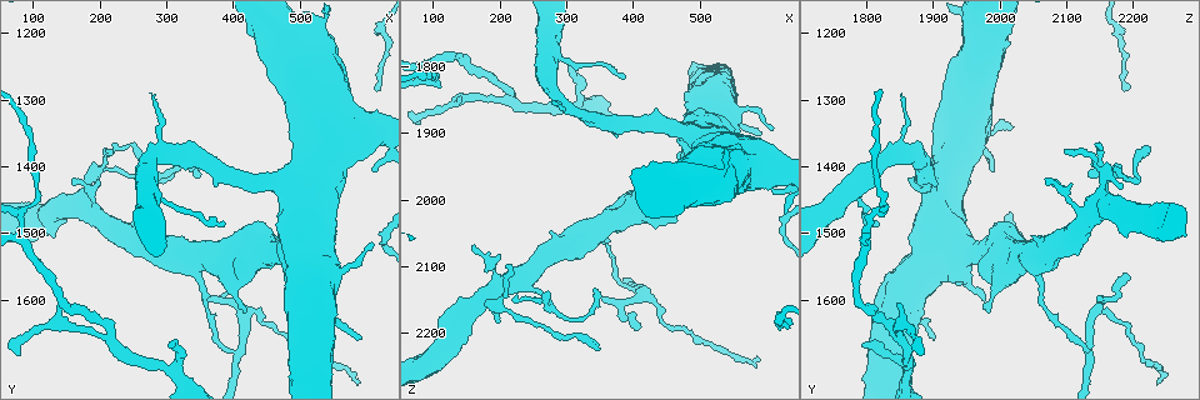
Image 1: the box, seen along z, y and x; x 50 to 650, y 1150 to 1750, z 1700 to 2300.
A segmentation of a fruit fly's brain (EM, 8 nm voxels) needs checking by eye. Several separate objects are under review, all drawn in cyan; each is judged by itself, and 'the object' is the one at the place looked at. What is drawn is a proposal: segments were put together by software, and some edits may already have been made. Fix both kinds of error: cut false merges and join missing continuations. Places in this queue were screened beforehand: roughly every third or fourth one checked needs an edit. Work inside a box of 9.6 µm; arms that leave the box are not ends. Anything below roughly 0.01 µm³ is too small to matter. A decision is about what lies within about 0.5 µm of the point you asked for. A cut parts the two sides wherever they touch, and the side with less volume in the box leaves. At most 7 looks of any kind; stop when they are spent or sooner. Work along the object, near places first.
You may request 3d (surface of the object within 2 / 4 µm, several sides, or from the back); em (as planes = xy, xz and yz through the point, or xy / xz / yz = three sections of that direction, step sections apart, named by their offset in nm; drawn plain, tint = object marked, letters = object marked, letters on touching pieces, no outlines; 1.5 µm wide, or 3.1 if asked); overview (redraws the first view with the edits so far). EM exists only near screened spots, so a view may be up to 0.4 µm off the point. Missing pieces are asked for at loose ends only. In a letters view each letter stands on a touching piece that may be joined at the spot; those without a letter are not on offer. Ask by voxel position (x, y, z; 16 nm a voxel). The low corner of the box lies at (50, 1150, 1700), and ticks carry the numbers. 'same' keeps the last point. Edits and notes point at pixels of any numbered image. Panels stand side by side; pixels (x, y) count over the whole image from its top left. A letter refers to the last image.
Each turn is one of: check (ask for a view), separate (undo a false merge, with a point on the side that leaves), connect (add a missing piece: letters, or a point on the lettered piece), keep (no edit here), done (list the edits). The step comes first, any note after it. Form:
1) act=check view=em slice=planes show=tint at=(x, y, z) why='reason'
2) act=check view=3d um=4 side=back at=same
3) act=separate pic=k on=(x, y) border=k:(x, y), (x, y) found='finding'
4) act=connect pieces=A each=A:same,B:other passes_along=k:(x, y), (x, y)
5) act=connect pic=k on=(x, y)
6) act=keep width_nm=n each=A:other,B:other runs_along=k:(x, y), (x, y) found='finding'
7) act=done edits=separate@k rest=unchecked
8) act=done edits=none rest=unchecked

act=check view=3d um=4 at=(280, 1285, 1850) why='an open end'

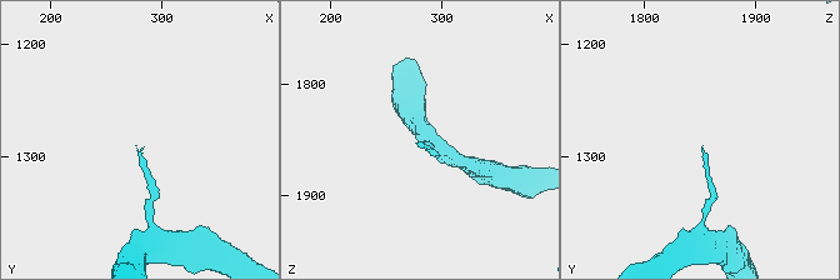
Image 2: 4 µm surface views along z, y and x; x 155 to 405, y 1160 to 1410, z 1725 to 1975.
act=check view=em slice=xy step=8 show=letters at=(278, 1288, 1854) why='shape alone is not enough'

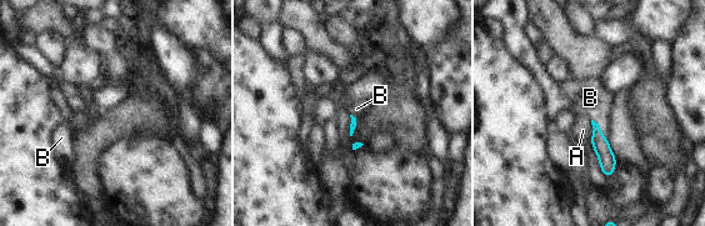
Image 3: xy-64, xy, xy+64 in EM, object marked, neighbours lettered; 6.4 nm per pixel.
act=connect pieces=B each=A:other,B:same passes_along=3:(606, 159), (600, 130), (590, 98) found='the neuron continues'

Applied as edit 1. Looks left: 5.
act=check view=overview why='see it whole again'

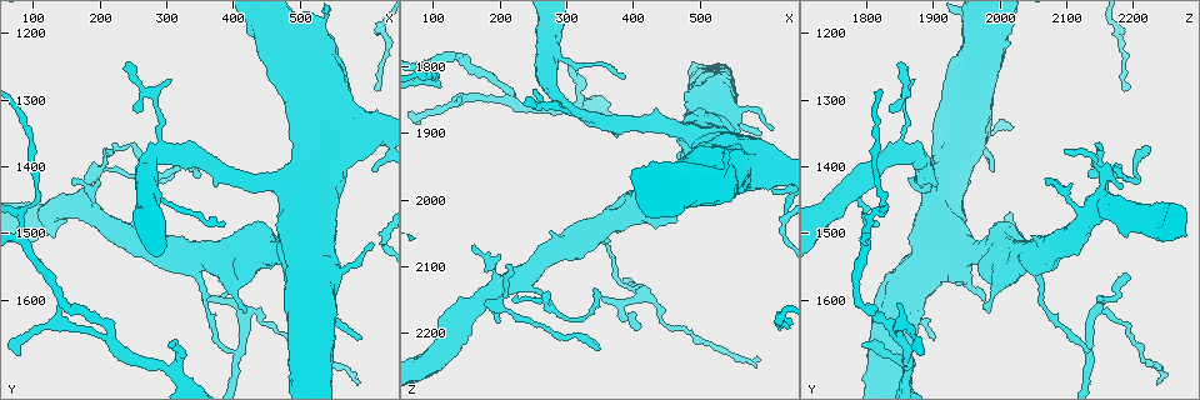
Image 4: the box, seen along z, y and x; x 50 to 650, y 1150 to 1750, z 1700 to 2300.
act=check view=em slice=yz step=8 show=letters at=(220, 1365, 2150)

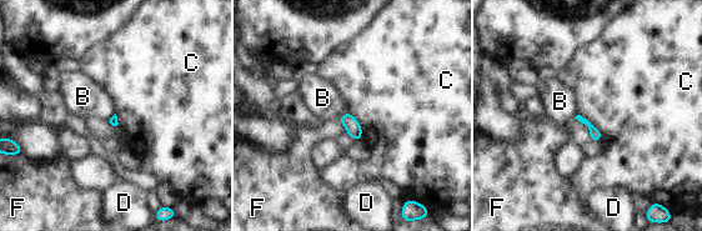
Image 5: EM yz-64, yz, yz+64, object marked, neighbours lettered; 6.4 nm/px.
act=keep each=B:other,C:other,D:other,F:other border=5:(347, 111), (336, 117) found='no lettered piece goes on from it'

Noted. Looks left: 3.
act=check view=em slice=xz step=4 show=tint at=(385, 1480, 1820) why='branch stops here'

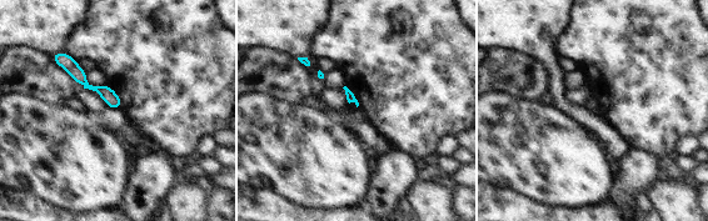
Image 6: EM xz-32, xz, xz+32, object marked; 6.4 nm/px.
act=check view=em slice=planes show=letters at=same

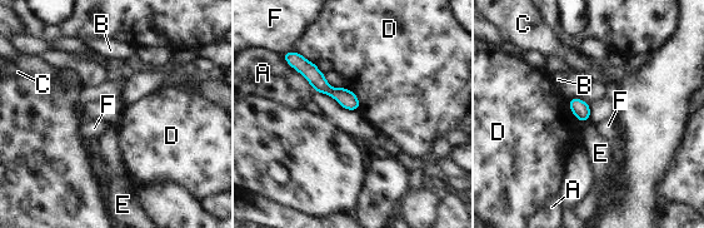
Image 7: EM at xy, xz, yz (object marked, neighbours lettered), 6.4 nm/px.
act=keep each=A:other,B:other,C:other,D:other,E:other,F:other border=7:(343, 87), (355, 94), (359, 109) found='no lettered piece goes on from it'

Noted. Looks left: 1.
act=done edits=connect@3 rest=unchecked

